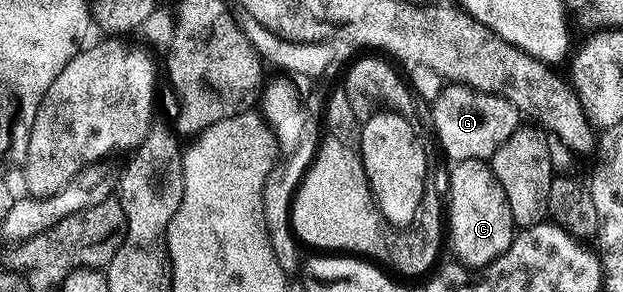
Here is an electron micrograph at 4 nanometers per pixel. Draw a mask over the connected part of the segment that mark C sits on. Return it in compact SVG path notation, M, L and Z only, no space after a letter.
M477 158L476 160L464 160L455 162L450 170L450 198L448 194L448 206L450 202L450 242L454 245L454 254L459 263L467 268L485 268L495 262L502 253L512 244L516 227L512 208L508 208L508 200L504 196L504 188L496 180L494 171L490 168L489 161Z

